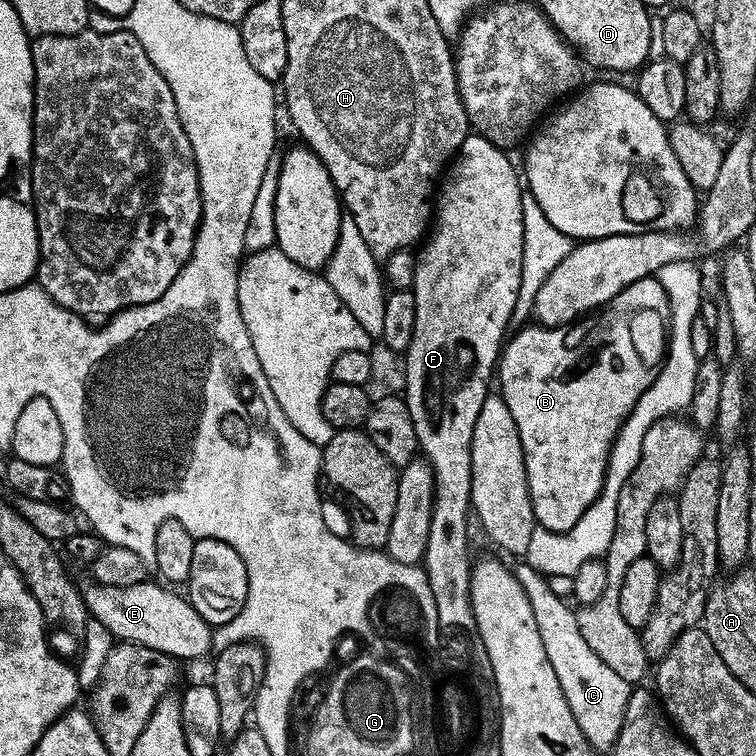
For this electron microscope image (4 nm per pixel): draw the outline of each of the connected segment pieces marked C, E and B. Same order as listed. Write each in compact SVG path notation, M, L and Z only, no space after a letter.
M527 562L517 564L520 565L515 565L516 577L522 590L526 590L526 598L530 598L530 610L534 610L534 622L538 622L542 646L546 646L546 658L550 658L550 666L554 666L554 674L558 674L558 686L562 686L570 714L574 714L574 722L578 722L578 730L586 734L590 746L597 753L607 753L616 746L632 688L618 678L618 674L614 674L614 670L610 670L610 666L606 666L606 662L602 662L594 650L590 650L586 638L582 638L582 630L578 630L573 605L550 590L548 577L531 568Z
M147 580L135 586L114 587L90 583L81 587L89 615L102 623L113 639L121 643L146 646L166 653L175 660L194 660L211 653L212 626L194 610L187 597L168 590L165 585Z
M647 276L630 286L626 286L612 299L611 304L599 309L595 314L585 315L571 324L563 324L560 328L525 326L515 333L516 337L513 340L511 337L503 345L498 361L498 384L500 380L498 392L504 397L506 406L510 406L510 414L514 414L514 426L524 451L528 493L530 494L534 518L539 527L551 532L570 530L574 526L574 522L578 522L578 518L582 518L582 514L595 502L600 491L604 489L604 472L608 469L608 455L612 452L612 443L616 440L616 435L620 433L624 420L632 413L632 407L636 405L638 398L654 382L656 373L666 355L669 323L670 313L666 290L662 290L662 286L656 281L655 276Z

